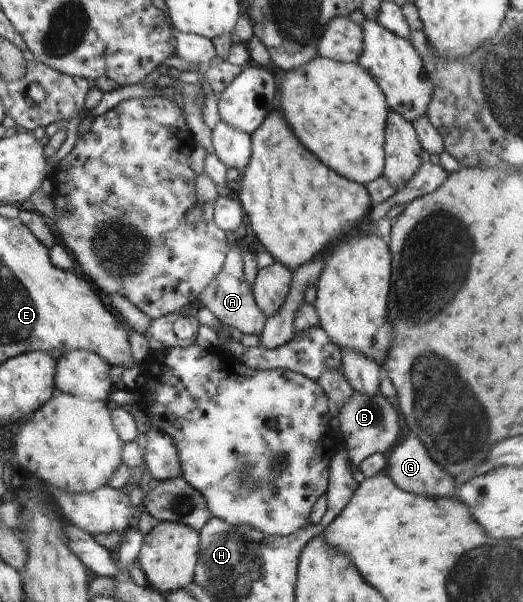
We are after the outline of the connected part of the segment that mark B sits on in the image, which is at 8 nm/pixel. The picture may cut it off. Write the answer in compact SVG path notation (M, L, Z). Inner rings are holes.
M354 391L340 406L338 417L343 447L347 450L349 461L356 466L374 453L387 455L397 444L396 438L397 435L400 435L400 428L398 428L400 420L396 414L396 404L381 392L367 395Z

